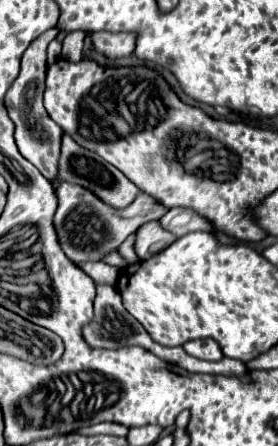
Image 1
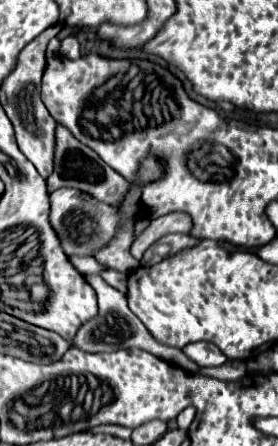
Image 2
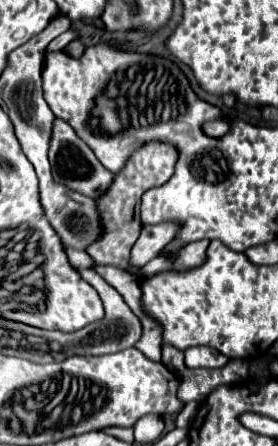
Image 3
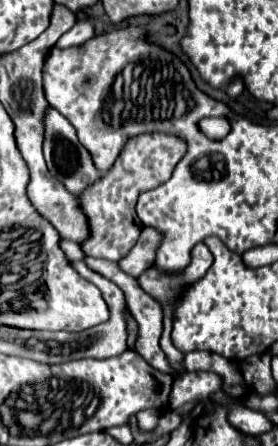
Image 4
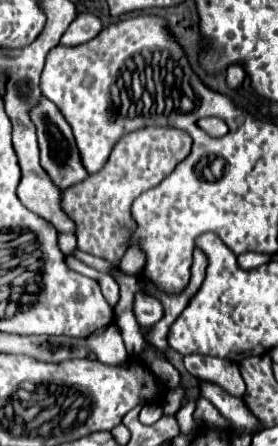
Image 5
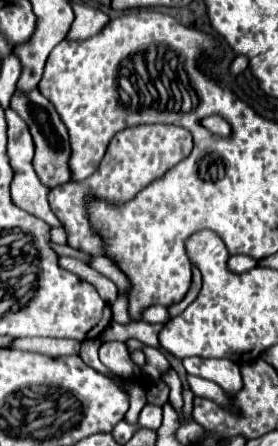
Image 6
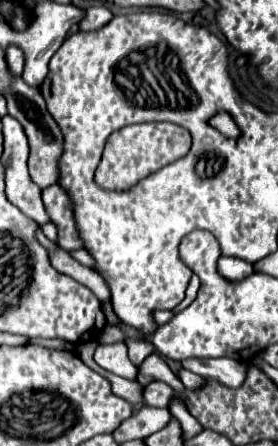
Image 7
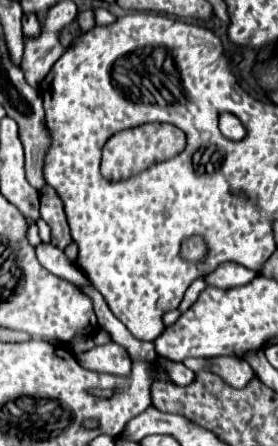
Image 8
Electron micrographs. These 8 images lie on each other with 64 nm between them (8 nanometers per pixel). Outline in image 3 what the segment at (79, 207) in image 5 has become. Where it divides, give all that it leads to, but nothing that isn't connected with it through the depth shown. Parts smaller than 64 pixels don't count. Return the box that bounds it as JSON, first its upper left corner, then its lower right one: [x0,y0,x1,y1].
[88,142,176,276]

